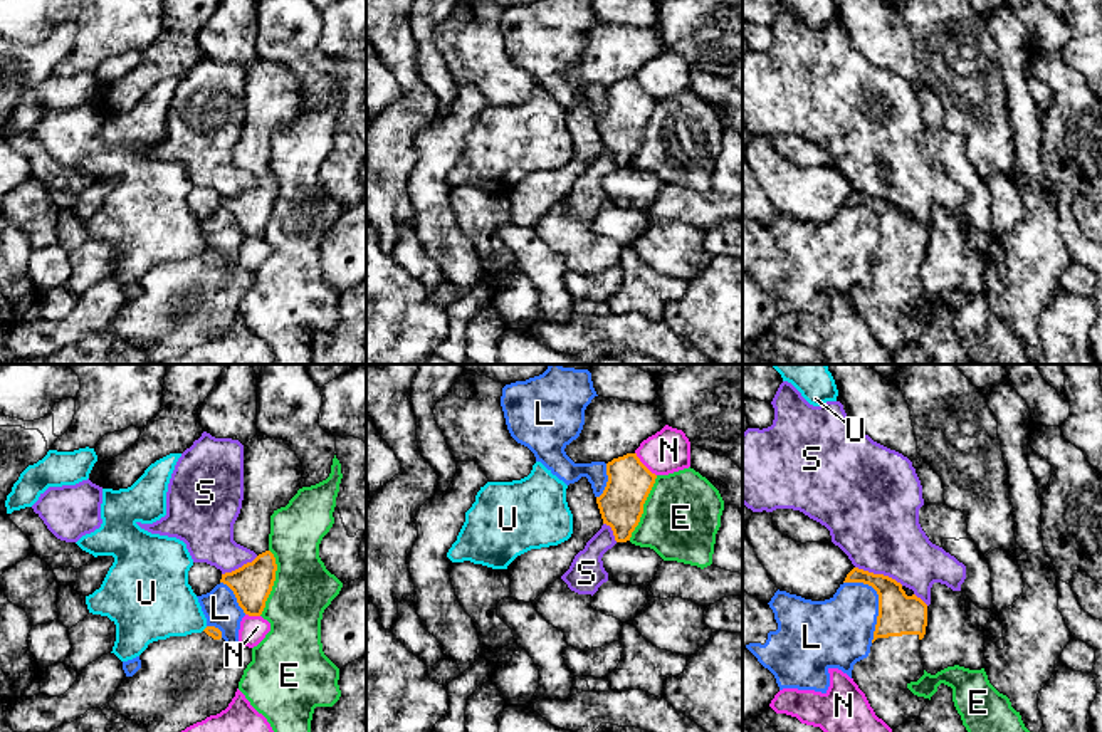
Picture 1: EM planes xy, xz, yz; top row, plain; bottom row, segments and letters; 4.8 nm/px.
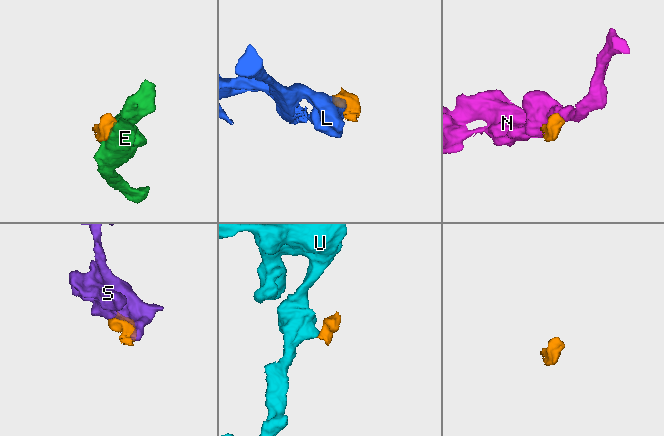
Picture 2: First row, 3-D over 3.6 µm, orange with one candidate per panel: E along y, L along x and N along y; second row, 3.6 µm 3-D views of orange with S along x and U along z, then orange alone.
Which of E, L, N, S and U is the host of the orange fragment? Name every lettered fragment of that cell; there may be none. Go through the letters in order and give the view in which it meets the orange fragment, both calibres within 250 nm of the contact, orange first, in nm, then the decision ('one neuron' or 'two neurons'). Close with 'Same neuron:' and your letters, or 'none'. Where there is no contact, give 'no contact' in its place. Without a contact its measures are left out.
E: xy | 190/280 nm | two neurons
L: yz | 190/320 nm | two neurons
N: xz | 220/200 nm | two neurons
S: yz | 190/420 nm | two neurons
U: xy | 60/340 nm | two neurons
Same neuron: none

